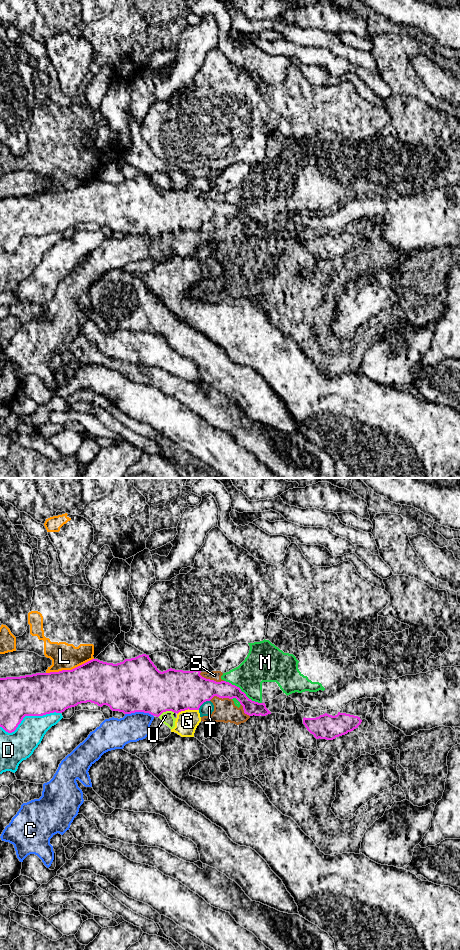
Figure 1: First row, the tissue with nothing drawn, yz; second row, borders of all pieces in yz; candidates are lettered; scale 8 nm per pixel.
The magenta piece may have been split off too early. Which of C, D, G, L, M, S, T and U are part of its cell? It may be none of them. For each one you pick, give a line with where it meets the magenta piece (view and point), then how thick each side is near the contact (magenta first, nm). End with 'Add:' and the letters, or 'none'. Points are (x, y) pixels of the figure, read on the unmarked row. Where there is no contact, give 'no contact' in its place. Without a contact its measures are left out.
Add: none

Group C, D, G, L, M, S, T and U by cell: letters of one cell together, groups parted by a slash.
C G M S T U / D / L

